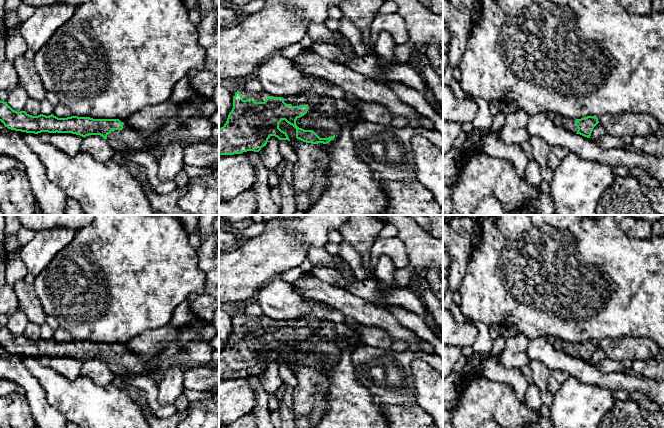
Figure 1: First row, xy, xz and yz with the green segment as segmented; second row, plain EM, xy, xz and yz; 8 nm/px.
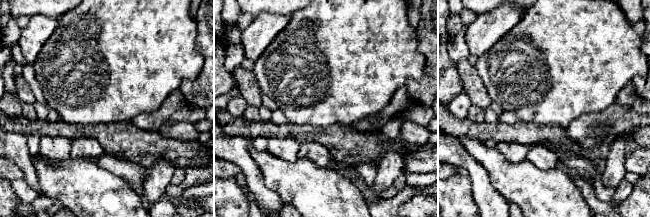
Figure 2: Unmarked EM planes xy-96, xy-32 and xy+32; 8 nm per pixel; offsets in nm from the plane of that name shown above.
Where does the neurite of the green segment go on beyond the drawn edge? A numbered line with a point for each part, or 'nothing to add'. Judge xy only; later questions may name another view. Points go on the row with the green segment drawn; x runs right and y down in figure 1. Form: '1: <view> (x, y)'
1: xy (127, 141)

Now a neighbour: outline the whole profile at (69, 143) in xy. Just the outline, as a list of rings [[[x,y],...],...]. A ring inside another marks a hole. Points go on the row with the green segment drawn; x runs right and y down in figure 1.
[[[51,133],[50,140],[55,147],[70,156],[75,156],[81,151],[84,137],[72,133]]]

